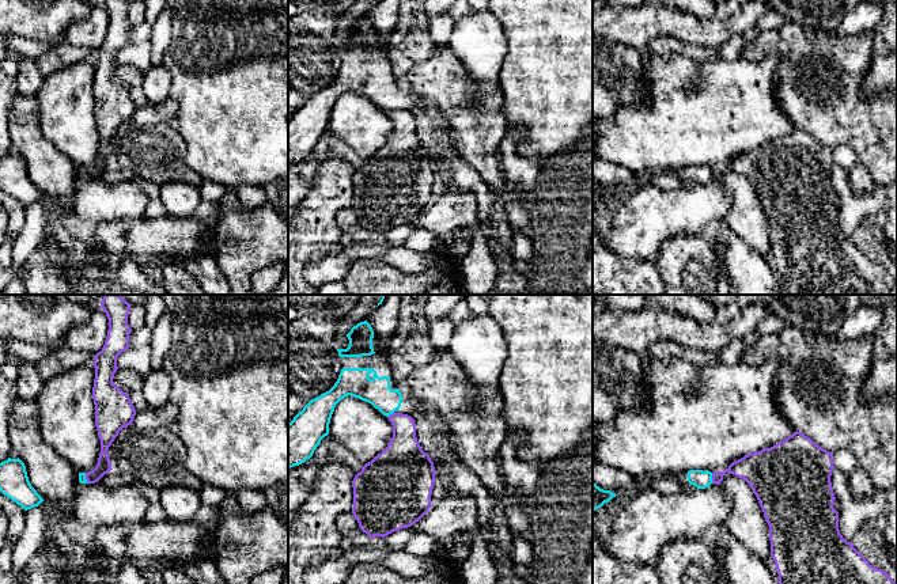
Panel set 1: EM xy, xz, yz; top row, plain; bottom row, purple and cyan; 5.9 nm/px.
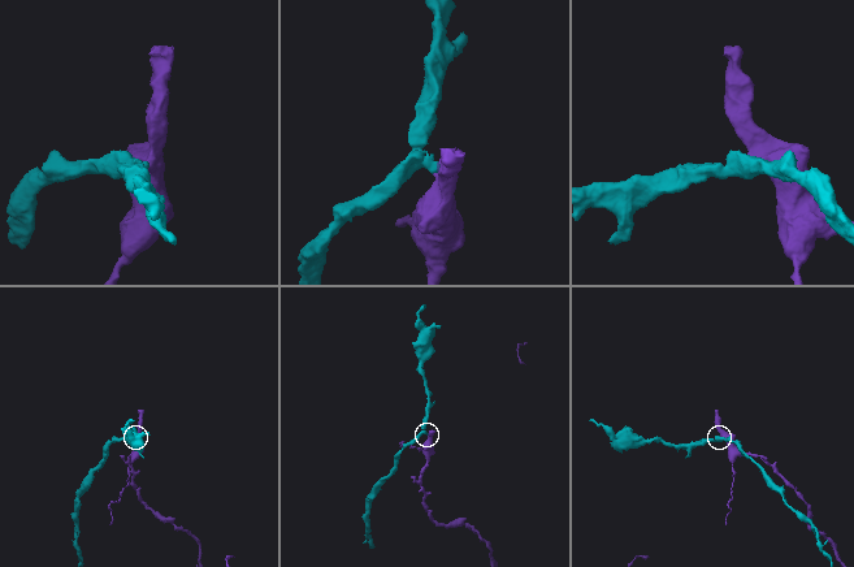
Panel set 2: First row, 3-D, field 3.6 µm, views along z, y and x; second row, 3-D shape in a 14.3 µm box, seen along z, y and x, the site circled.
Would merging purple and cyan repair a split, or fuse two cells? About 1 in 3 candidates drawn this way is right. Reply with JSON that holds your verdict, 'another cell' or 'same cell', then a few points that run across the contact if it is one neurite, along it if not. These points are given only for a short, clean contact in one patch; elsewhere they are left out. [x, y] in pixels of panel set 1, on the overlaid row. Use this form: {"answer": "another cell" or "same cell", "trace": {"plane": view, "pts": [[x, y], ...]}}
{"answer": "another cell", "trace": {"plane": "yz", "pts": [[711, 473], [714, 482]]}}

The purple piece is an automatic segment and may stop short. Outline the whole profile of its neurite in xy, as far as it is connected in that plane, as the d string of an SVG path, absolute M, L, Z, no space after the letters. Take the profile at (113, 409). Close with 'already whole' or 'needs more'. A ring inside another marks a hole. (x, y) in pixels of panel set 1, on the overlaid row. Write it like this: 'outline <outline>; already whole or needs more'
outline M106 295L101 307L109 319L109 330L105 345L94 357L95 379L92 399L95 405L95 426L101 440L101 454L92 471L86 473L88 483L98 482L111 469L107 450L120 431L132 425L136 416L129 394L125 394L113 383L117 372L117 357L129 348L128 325L130 304L120 295Z; already whole

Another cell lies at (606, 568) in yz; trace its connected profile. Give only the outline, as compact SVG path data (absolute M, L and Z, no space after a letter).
M593 531L593 584L662 584L647 564L622 561L610 554Z

